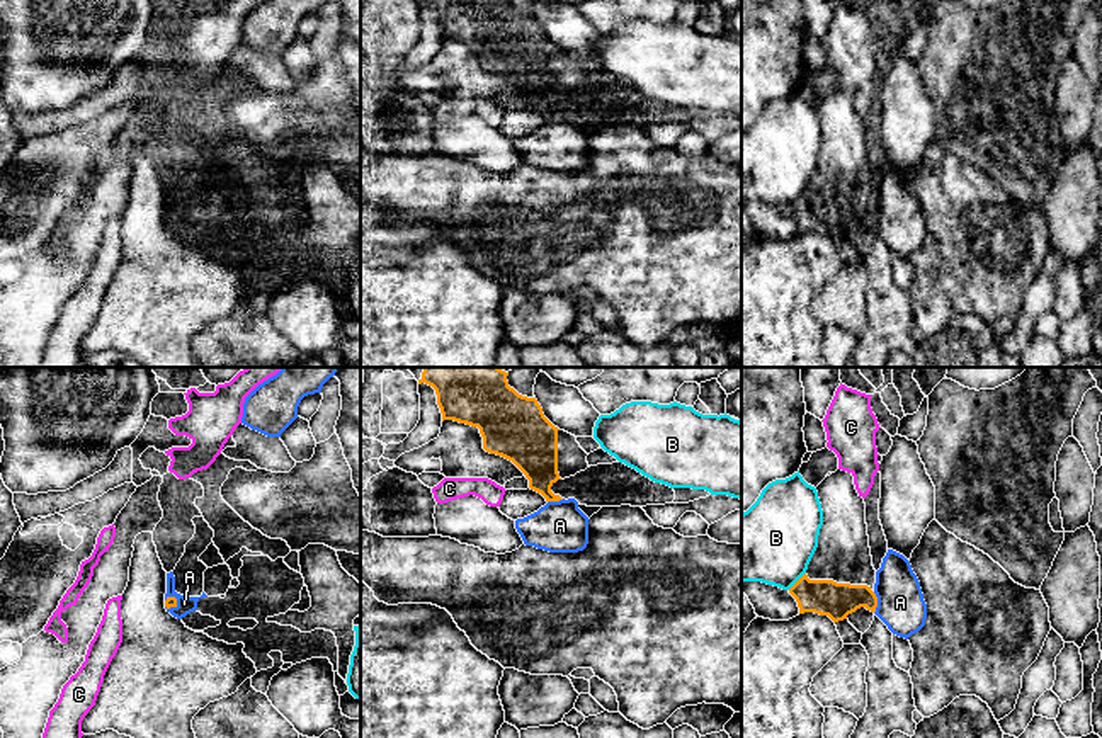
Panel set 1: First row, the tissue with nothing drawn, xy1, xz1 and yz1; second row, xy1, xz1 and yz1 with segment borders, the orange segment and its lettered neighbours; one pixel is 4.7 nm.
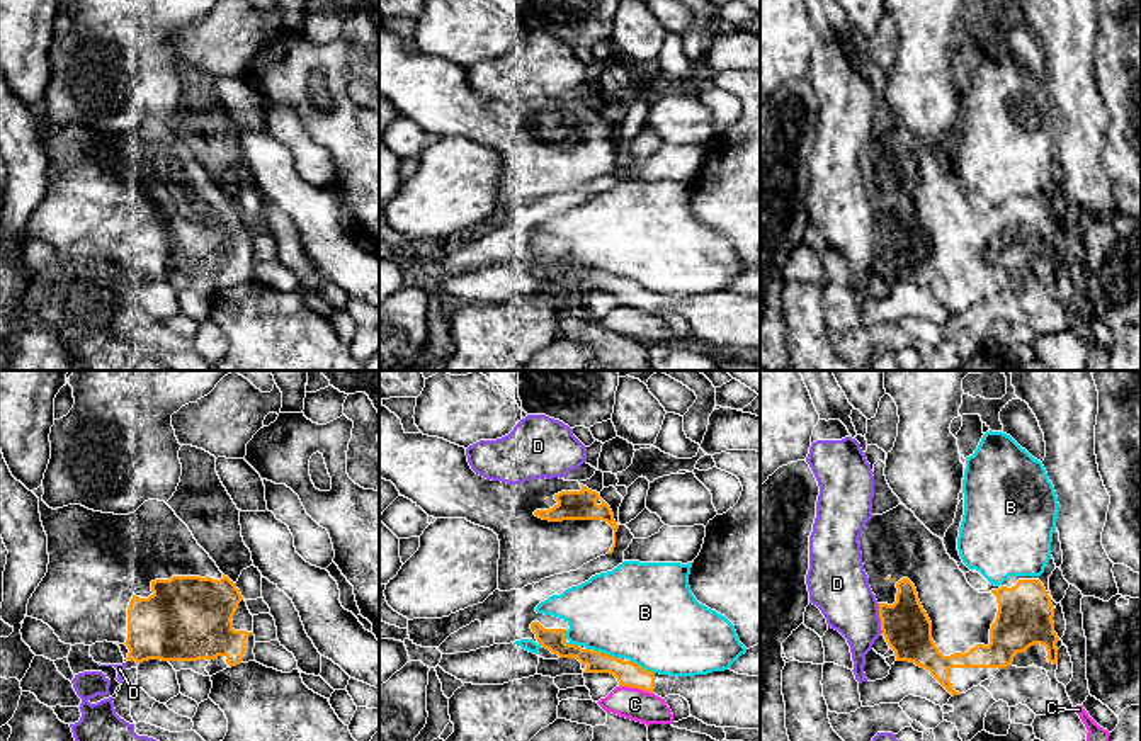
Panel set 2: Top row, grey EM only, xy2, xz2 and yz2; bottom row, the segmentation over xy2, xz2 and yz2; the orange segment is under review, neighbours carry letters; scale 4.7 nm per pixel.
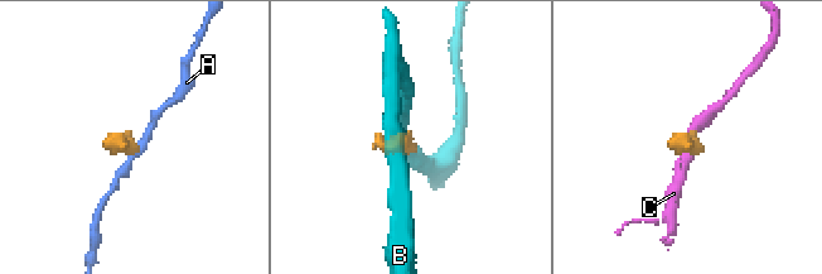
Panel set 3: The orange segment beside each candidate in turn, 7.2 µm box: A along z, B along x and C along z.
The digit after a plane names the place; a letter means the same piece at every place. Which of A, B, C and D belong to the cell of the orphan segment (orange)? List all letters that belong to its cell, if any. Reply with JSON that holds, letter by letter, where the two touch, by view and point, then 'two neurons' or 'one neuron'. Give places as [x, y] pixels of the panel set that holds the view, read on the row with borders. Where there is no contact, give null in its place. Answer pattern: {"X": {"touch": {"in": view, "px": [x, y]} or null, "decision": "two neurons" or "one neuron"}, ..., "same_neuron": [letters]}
{"A": {"touch": {"in": "yz1", "px": [876, 602]}, "decision": "two neurons"}, "B": {"touch": {"in": "xz2", "px": [607, 655]}, "decision": "two neurons"}, "C": {"touch": {"in": "xz2", "px": [636, 687]}, "decision": "two neurons"}, "D": {"touch": {"in": "yz2", "px": [879, 617]}, "decision": "two neurons"}, "same_neuron": []}

